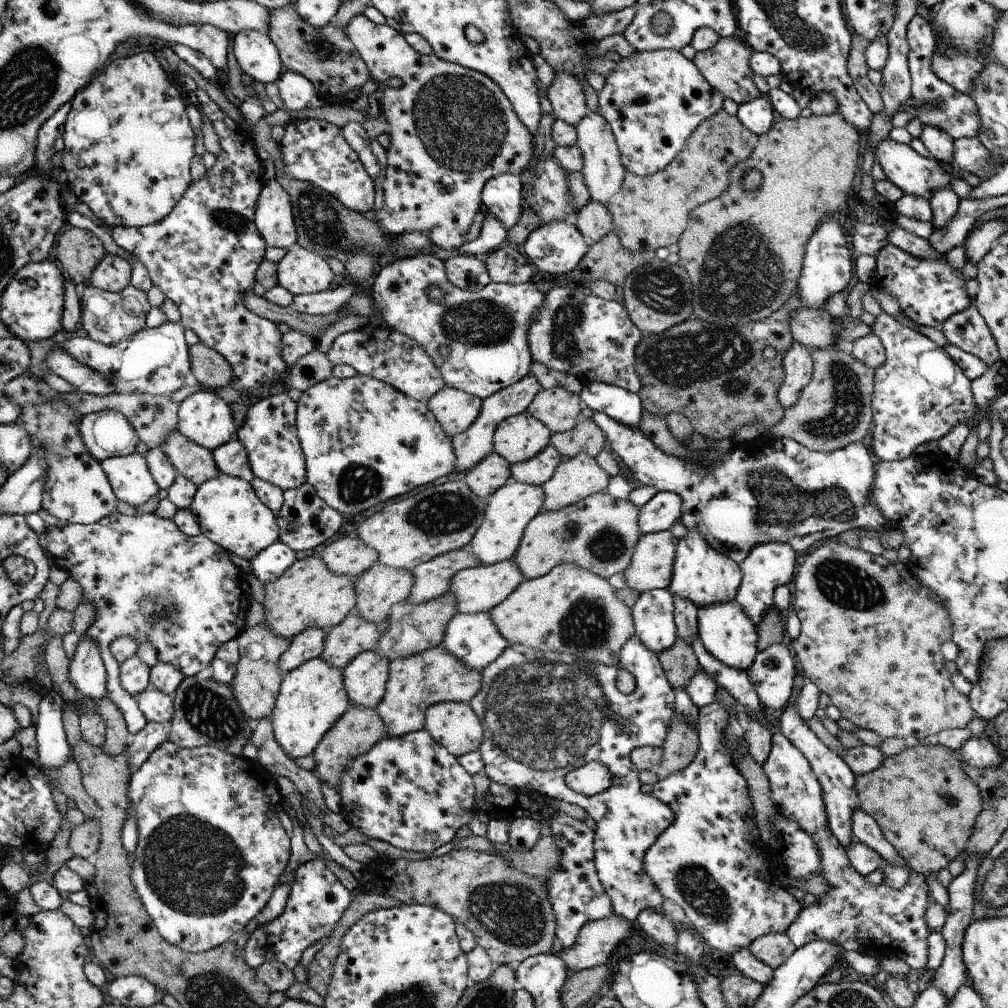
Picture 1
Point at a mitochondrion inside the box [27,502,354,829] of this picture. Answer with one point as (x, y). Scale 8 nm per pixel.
(210, 714)

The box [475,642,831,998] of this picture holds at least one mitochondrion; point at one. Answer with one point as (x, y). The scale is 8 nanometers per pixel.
(544, 714)

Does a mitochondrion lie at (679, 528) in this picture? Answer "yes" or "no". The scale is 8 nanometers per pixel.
no

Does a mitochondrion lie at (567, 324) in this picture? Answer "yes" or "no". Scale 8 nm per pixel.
yes

